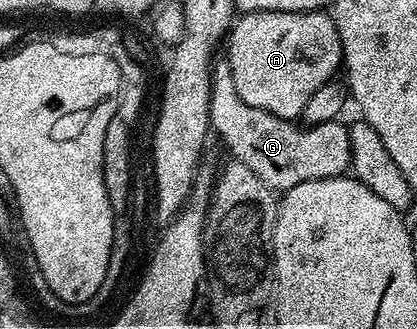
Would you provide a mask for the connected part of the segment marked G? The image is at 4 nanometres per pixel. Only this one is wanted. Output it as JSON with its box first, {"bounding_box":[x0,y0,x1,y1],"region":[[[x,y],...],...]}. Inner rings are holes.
{"bounding_box":[209,59,351,191],"region":[[[219,59],[214,62],[211,70],[211,102],[209,103],[209,111],[211,112],[210,128],[227,144],[227,149],[231,152],[230,156],[236,161],[245,163],[245,167],[249,167],[249,171],[253,171],[253,175],[257,175],[257,179],[261,179],[272,191],[285,191],[289,187],[297,187],[297,183],[305,183],[309,179],[325,179],[326,177],[341,177],[350,170],[351,167],[351,130],[346,124],[342,125],[342,120],[326,121],[320,125],[312,125],[304,127],[295,121],[286,121],[277,115],[273,115],[269,111],[261,111],[257,107],[249,107],[249,103],[245,103],[245,99],[241,99],[241,95],[237,95],[237,86],[233,83],[233,71],[229,67],[229,63],[225,59]]]}

